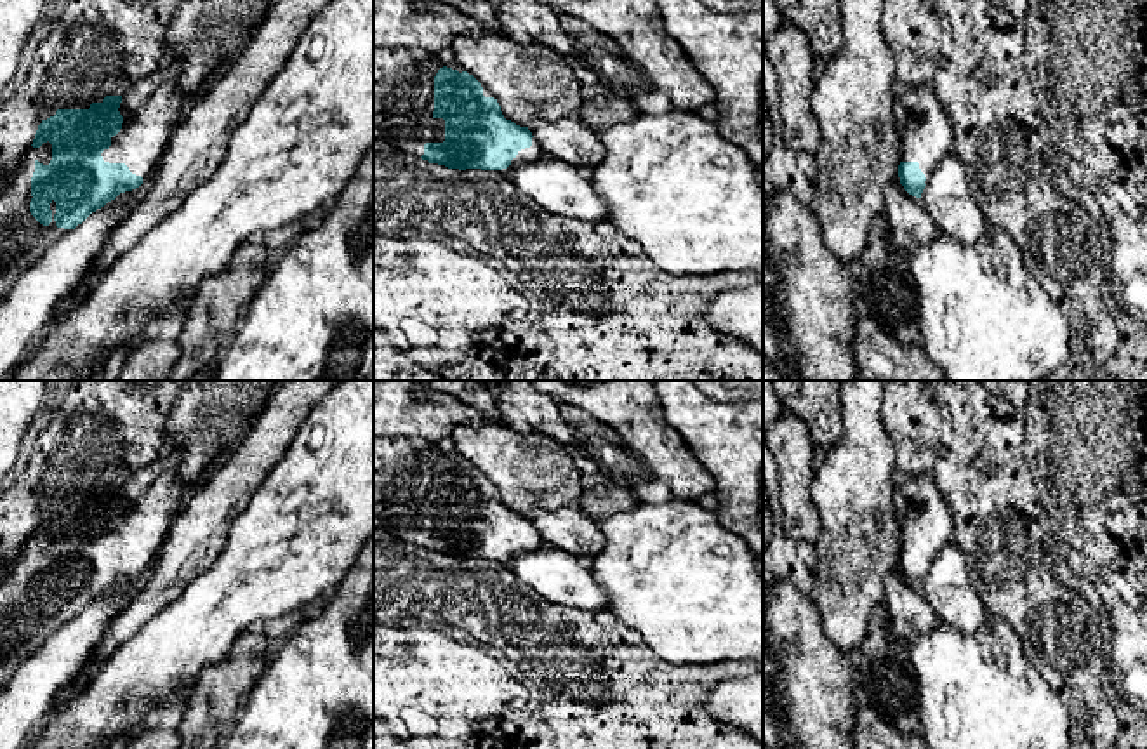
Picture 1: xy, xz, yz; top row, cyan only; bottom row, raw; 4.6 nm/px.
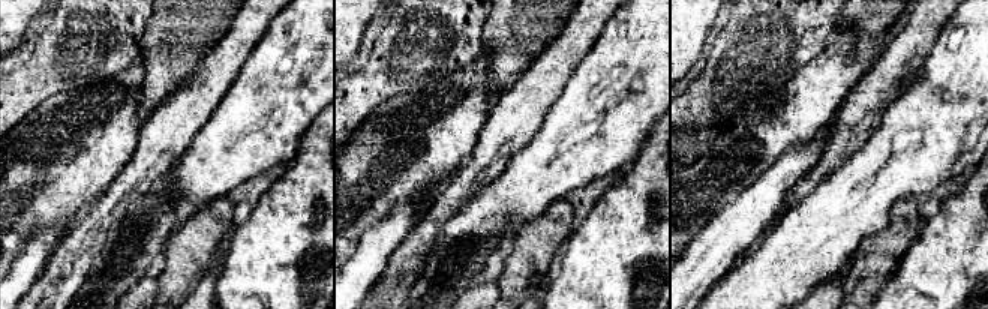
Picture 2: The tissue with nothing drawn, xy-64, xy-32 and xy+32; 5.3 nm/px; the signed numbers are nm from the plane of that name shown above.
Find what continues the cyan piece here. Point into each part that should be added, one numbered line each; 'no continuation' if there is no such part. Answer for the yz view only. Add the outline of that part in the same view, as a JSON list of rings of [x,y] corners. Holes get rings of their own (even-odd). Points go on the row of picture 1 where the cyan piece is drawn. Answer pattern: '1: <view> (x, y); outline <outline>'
1: yz (921, 117); outline [[[928,83],[898,85],[893,116],[902,137],[902,162],[918,162],[926,181],[942,158],[952,151],[952,120],[944,97]]]

